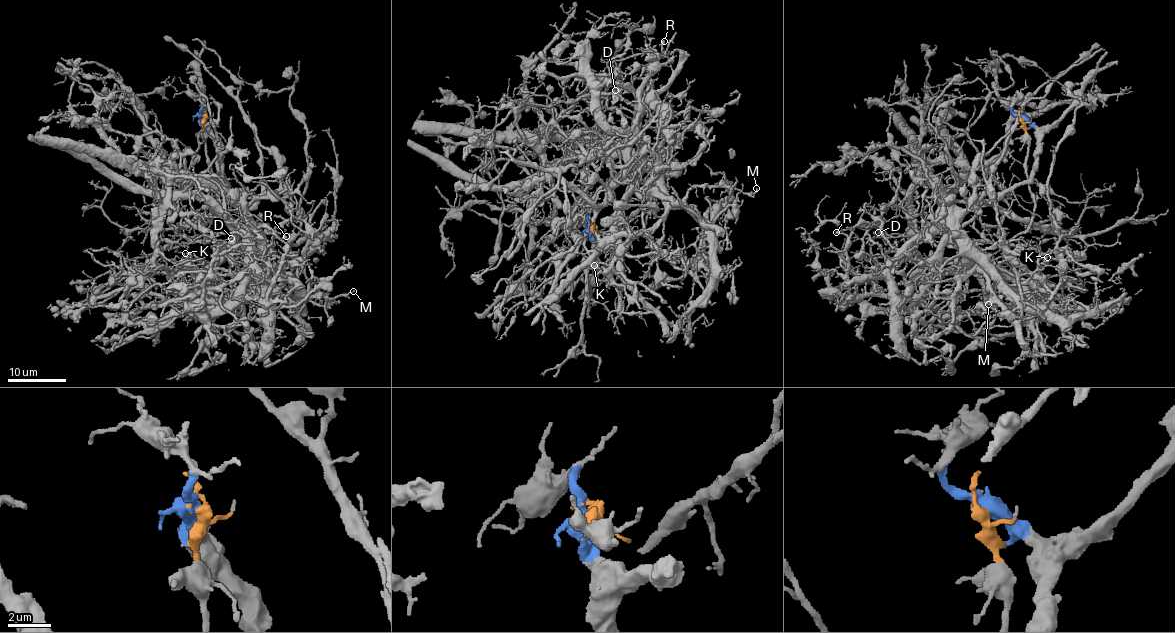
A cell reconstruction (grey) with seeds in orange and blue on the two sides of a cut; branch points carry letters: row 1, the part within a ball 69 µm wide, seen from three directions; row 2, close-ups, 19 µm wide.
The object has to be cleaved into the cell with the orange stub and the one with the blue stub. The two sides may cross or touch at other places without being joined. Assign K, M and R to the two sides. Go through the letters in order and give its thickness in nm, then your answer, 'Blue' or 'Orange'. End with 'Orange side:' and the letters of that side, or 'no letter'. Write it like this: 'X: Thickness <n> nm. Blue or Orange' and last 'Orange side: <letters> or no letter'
K: Thickness 280 nm. Blue
M: Thickness 140 nm. Orange
R: Thickness 360 nm. Blue
Orange side: M

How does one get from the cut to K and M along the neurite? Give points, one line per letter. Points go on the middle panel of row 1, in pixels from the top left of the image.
K: (590, 225), (614, 241), (633, 174), (653, 178), (664, 212), (597, 238), (594, 264)
M: (590, 225), (620, 244), (648, 217), (641, 195), (679, 200), (698, 187), (756, 188)

